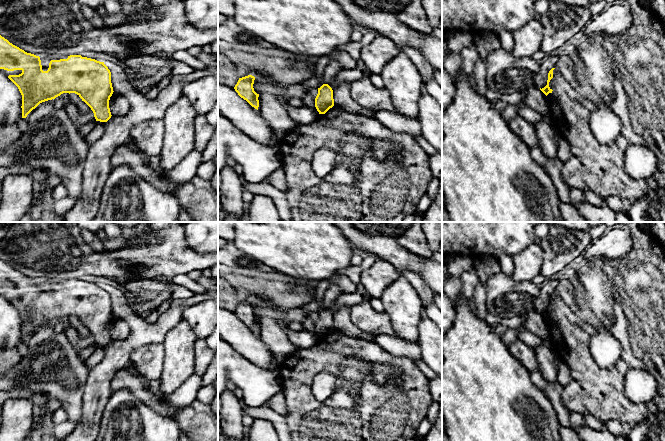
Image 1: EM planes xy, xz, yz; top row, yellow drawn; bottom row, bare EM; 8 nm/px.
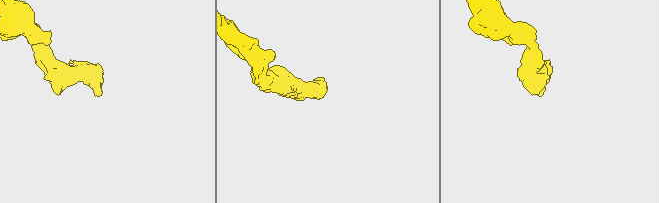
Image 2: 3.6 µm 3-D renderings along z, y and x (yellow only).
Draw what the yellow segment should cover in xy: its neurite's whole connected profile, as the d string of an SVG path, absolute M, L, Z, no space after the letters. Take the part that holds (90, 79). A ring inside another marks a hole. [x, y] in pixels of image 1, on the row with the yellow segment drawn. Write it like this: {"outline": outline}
{"outline": "M0 35L0 71L18 87L22 95L22 118L26 118L40 103L55 99L63 93L77 94L91 108L96 121L107 122L112 116L109 100L114 91L111 72L104 62L81 55L53 57L45 53L27 53Z"}

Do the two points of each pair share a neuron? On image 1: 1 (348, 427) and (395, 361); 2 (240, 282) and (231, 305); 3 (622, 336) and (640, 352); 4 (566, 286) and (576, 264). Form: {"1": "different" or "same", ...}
{"1": "same", "2": "different", "3": "same", "4": "same"}

